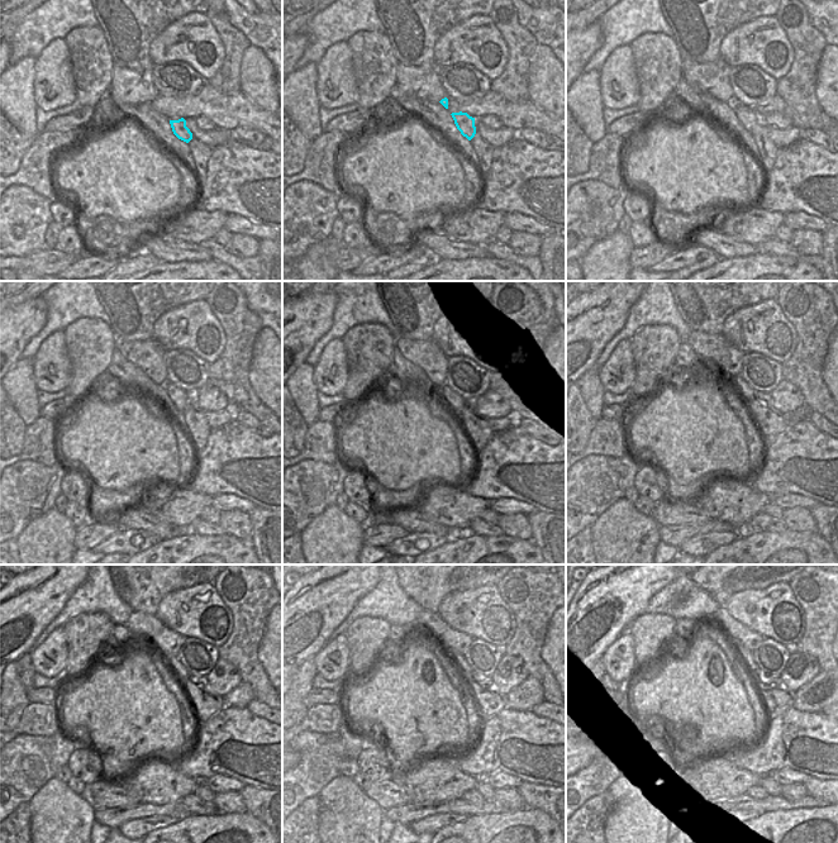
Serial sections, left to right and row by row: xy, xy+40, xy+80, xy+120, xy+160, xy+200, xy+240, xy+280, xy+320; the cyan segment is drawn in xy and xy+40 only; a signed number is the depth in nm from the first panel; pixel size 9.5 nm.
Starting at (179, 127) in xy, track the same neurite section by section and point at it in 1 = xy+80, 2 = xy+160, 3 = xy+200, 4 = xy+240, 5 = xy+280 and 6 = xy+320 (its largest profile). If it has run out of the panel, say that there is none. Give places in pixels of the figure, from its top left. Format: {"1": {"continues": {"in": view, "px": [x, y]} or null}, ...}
{"1": {"continues": {"in": "xy+80", "px": [746, 117]}}, "2": {"continues": {"in": "xy+160", "px": [450, 382]}}, "3": {"continues": {"in": "xy+200", "px": [743, 389]}}, "4": {"continues": {"in": "xy+240", "px": [179, 670]}}, "5": {"continues": {"in": "xy+280", "px": [458, 660]}}, "6": {"continues": {"in": "xy+320", "px": [747, 658]}}}

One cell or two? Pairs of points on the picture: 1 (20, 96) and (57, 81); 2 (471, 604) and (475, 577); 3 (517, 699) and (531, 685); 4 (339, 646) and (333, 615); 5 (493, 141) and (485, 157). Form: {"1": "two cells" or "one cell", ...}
{"1": "two cells", "2": "two cells", "3": "one cell", "4": "two cells", "5": "two cells"}

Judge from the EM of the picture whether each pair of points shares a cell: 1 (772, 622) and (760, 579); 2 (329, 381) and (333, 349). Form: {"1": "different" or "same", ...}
{"1": "different", "2": "same"}

